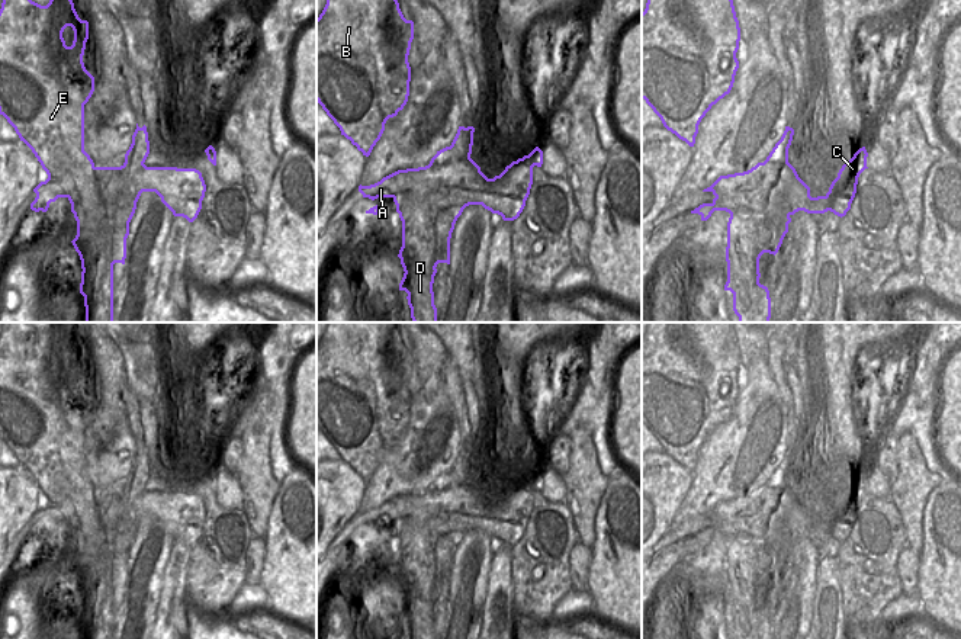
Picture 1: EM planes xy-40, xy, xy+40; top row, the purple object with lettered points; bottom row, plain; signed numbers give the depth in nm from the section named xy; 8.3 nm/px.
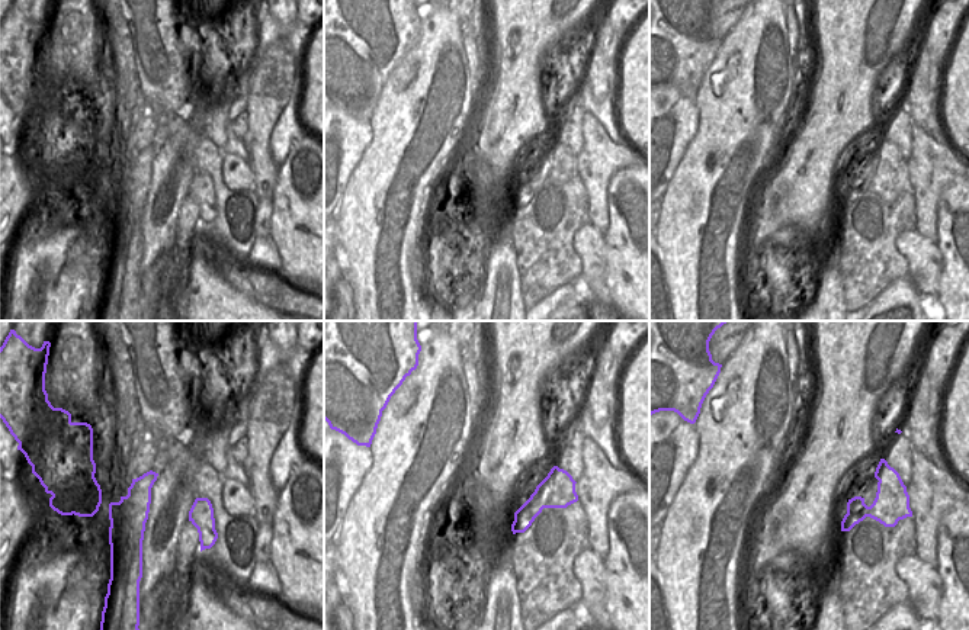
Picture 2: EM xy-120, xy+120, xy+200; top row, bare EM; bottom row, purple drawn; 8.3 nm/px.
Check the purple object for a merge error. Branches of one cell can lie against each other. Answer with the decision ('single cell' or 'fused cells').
fused cells

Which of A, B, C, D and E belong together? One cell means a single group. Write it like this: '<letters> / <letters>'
A B D E / C

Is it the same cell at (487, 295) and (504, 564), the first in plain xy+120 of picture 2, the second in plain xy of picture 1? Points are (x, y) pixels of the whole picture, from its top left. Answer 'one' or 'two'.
one

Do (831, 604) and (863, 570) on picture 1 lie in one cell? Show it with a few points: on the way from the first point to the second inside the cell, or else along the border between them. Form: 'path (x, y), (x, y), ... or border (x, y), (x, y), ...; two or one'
border (836, 559), (845, 623); two

